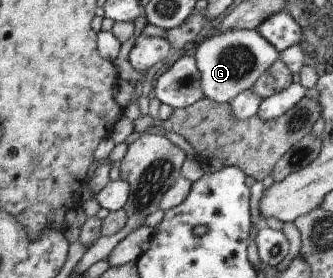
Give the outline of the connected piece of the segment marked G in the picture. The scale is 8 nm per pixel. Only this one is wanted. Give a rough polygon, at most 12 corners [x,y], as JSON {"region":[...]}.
{"region":[[254,29],[194,51],[202,97],[230,103],[276,63]]}

